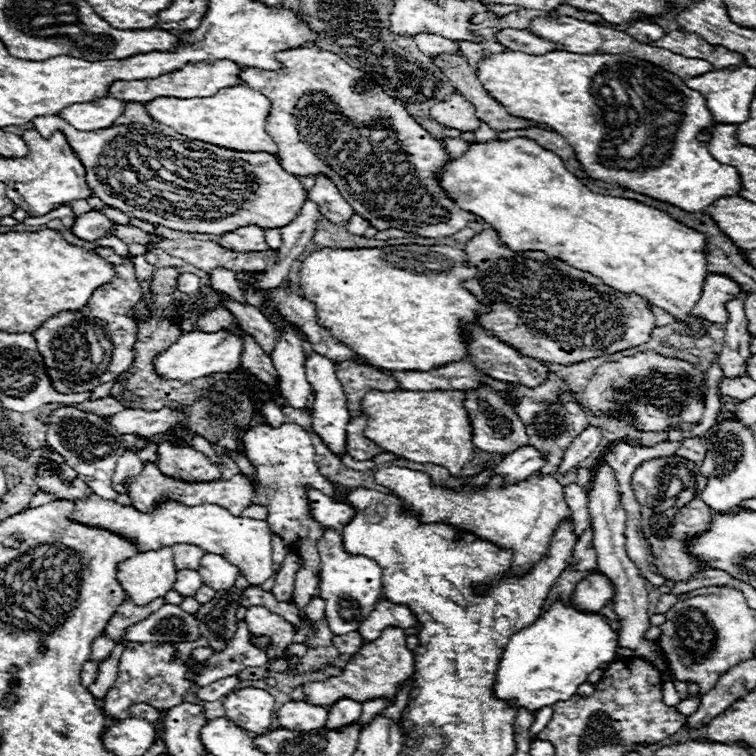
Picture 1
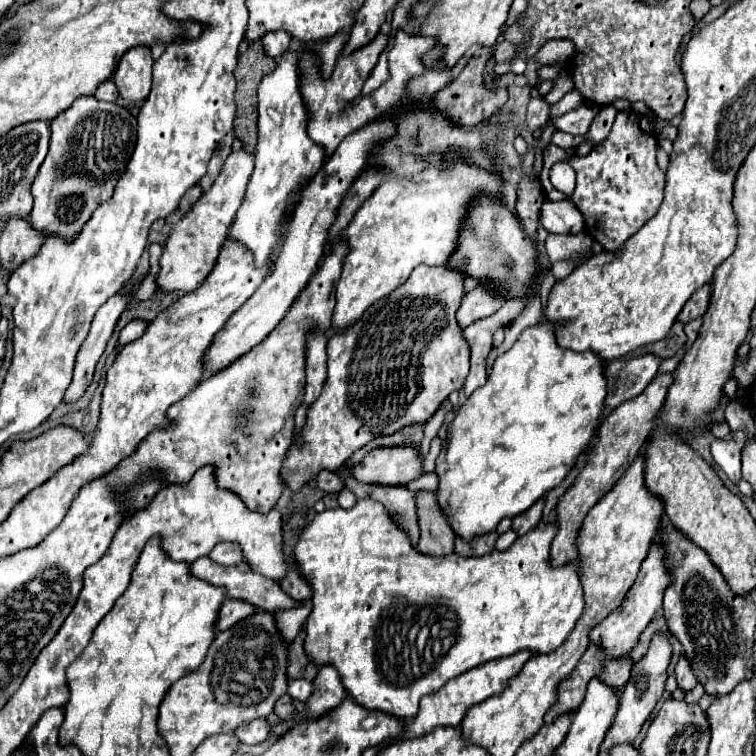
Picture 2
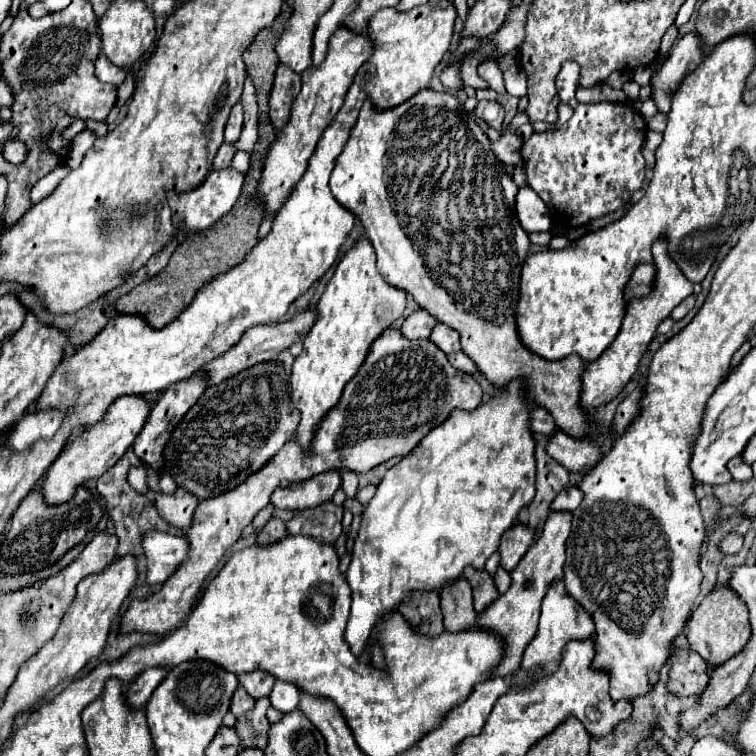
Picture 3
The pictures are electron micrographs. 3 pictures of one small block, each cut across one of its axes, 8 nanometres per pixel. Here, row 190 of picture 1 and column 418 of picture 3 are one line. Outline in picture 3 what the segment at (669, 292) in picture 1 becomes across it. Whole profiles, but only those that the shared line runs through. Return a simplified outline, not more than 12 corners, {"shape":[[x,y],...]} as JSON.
{"shape":[[520,384],[384,474],[346,582],[356,656],[484,570],[534,498]]}

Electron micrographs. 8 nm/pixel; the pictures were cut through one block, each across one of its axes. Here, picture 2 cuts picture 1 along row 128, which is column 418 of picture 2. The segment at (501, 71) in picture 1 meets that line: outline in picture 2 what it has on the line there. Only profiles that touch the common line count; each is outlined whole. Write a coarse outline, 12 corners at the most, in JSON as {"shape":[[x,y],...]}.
{"shape":[[380,502],[292,552],[304,650],[398,720],[584,610],[556,524],[428,558]]}

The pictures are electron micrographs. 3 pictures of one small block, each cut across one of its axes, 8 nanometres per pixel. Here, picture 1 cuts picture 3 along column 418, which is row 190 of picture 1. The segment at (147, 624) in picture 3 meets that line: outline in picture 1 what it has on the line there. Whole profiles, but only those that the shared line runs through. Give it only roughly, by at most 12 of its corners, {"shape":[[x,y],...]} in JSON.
{"shape":[[338,54],[242,68],[282,168],[326,174],[374,228],[424,238],[476,214],[448,154]]}

